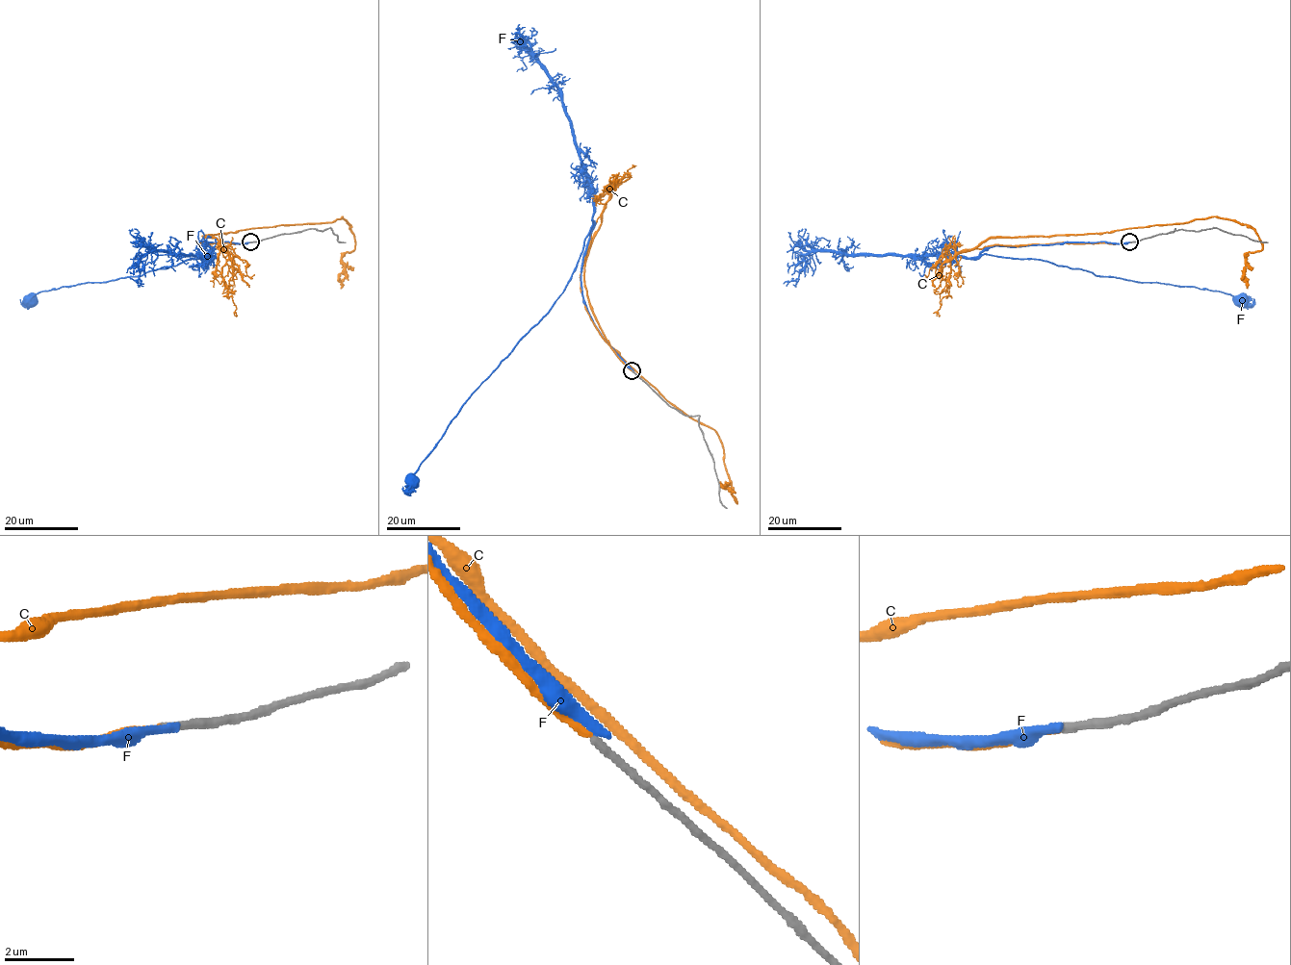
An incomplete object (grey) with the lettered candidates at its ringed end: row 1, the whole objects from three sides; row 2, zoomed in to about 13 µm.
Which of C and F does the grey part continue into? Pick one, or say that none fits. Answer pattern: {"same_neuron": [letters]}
{"same_neuron": ["C"]}

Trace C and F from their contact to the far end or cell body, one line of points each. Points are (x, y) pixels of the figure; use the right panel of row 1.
C: (1130, 241), (976, 247), (991, 238), (1103, 234), (1220, 216), (1250, 225), (1262, 245), (1247, 257), (1248, 289)
F: (1130, 241), (994, 245), (981, 253), (1050, 262), (1097, 276), (1223, 292), (1236, 299), (1253, 303)

